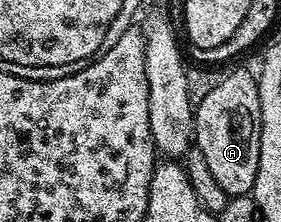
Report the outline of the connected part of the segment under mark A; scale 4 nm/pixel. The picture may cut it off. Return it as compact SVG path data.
M229 72L223 75L220 86L216 86L216 90L211 90L198 103L194 109L194 142L193 147L200 150L200 154L204 154L204 162L208 162L208 170L212 170L213 177L216 178L217 185L220 190L226 192L227 197L232 196L248 196L254 191L254 183L256 182L256 174L258 173L258 163L260 162L260 134L262 133L262 111L260 110L260 94L258 93L258 81L255 73L250 72Z

